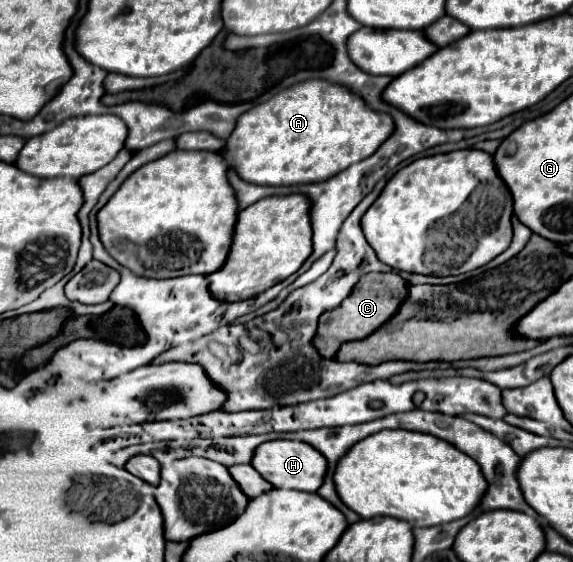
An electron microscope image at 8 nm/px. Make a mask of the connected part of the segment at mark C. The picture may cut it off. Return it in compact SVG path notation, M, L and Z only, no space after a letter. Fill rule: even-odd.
M396 272L366 274L364 278L360 278L360 282L352 290L352 294L336 310L328 310L320 316L314 346L318 348L318 352L324 358L336 358L336 354L344 342L362 340L362 338L370 336L374 330L378 330L384 322L388 322L400 310L406 296L408 296L408 282L400 274L396 274Z

